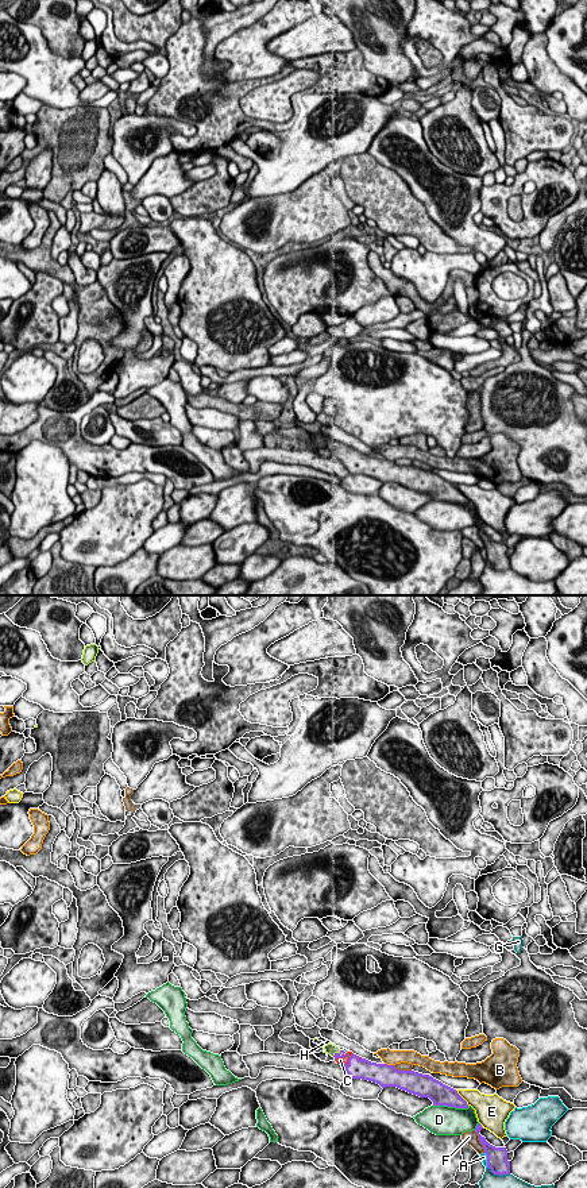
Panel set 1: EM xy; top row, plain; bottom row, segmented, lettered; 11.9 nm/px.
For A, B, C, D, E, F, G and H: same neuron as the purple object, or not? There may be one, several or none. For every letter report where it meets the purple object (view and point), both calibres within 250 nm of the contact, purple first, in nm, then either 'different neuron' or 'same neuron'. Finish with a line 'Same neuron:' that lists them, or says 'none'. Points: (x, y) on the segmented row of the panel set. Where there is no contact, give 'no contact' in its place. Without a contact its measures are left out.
A: xy (487, 1160) | 260/90 nm | different neuron
B: xy (389, 1065) | 260/190 nm | different neuron
C: xy (348, 1061) | 240/70 nm | same neuron
D: xy (451, 1106) | 260/360 nm | different neuron
E: xy (462, 1098) | 260/240 nm | different neuron
F: xy (479, 1140) | 190/160 nm | different neuron
G: xy (498, 1173) | 260/190 nm | different neuron
H: xy (336, 1053) | 60/130 nm | same neuron
Same neuron: C, H

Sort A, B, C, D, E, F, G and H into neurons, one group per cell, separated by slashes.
A / B / C H / D / E / F / G

